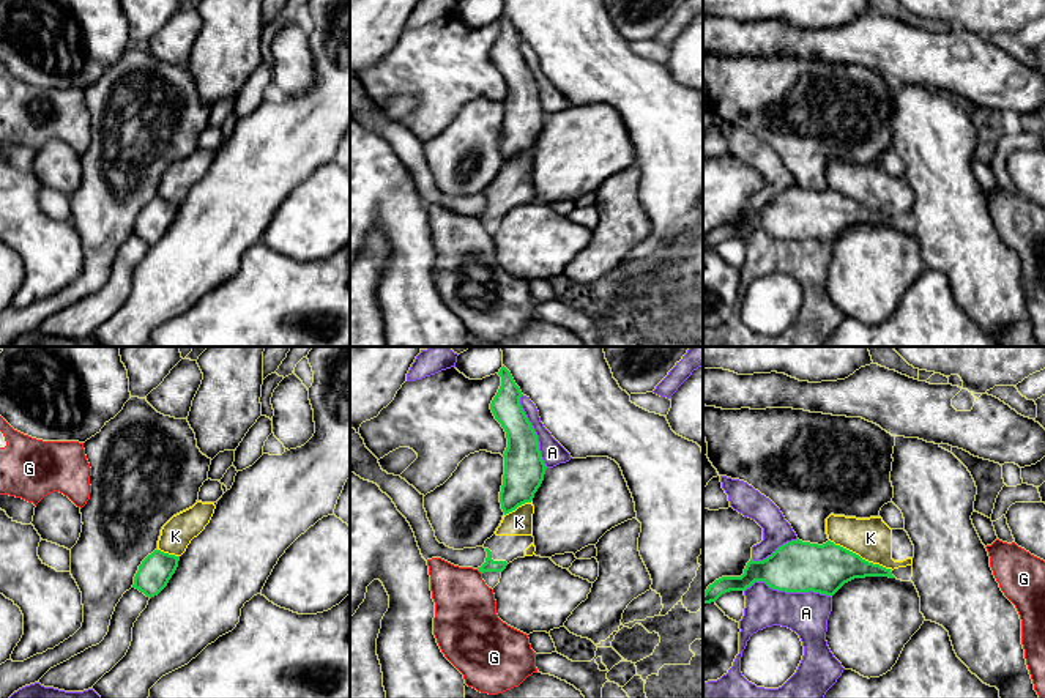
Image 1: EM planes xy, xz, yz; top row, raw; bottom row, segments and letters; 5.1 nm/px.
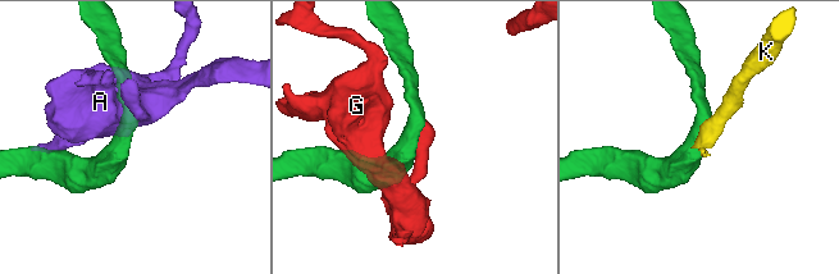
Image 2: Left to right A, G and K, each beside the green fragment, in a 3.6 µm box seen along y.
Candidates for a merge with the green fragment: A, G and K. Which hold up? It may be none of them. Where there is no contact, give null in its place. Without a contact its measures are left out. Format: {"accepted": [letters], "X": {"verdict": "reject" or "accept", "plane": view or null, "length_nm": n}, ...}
{"accepted": ["K"], "A": {"verdict": "reject", "plane": "yz", "length_nm": 440}, "G": {"verdict": "reject", "plane": "xz", "length_nm": 40}, "K": {"verdict": "accept", "plane": "yz", "length_nm": 340}}

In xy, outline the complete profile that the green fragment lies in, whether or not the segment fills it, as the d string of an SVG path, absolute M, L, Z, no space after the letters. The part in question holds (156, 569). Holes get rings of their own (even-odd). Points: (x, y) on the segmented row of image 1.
M197 501L192 507L173 515L161 529L158 548L139 566L132 588L150 599L158 596L175 574L180 556L191 540L210 523L214 509L214 503Z

